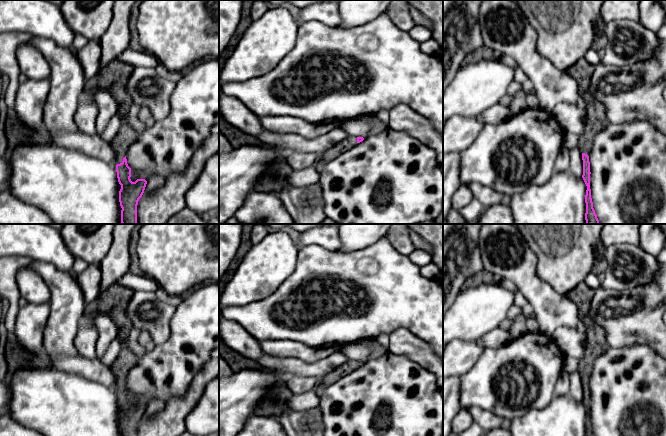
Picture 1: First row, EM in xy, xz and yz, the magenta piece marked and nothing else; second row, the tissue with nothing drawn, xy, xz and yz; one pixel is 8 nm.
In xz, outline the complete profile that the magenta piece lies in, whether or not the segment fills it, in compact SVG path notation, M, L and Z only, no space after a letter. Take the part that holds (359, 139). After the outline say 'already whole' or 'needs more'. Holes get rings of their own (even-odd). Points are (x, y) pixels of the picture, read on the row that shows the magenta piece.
M348 135L344 140L342 140L341 142L339 142L338 144L323 153L321 159L315 162L316 170L321 171L324 166L329 163L332 159L348 151L363 140L363 137L354 137Z; needs more

